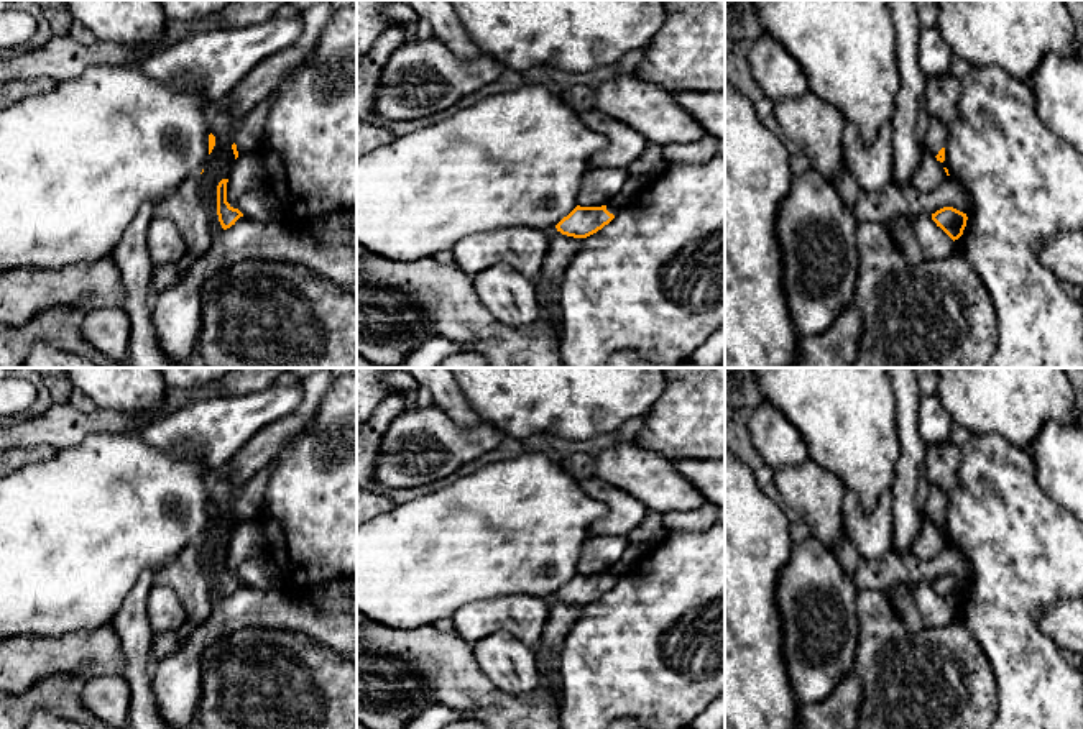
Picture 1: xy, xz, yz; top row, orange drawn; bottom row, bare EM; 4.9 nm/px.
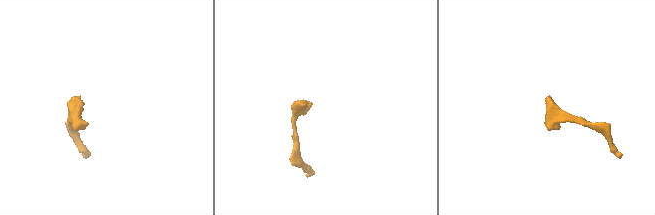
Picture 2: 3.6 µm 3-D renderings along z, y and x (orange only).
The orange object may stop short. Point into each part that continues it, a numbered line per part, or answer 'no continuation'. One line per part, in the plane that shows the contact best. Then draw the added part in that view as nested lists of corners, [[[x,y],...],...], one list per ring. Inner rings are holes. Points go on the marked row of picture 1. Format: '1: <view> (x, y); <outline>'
1: xy (248, 135); [[[274,95],[268,97],[242,117],[238,130],[233,135],[238,154],[248,153],[261,144],[265,123],[273,100]]]

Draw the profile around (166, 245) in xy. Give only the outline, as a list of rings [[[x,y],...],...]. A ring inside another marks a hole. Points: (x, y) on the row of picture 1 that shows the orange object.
[[[161,217],[151,220],[146,243],[154,266],[176,264],[187,253],[187,245],[177,227]]]

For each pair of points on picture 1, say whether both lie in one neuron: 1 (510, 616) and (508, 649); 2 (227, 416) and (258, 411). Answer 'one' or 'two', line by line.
1: two
2: one

